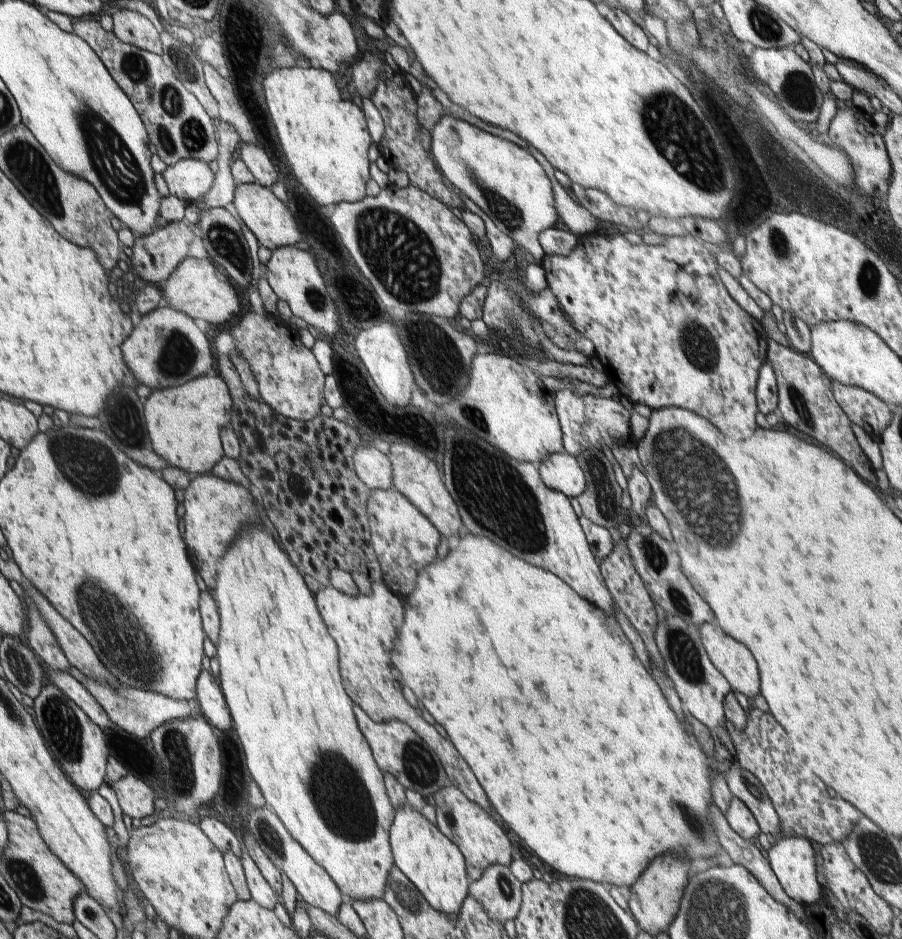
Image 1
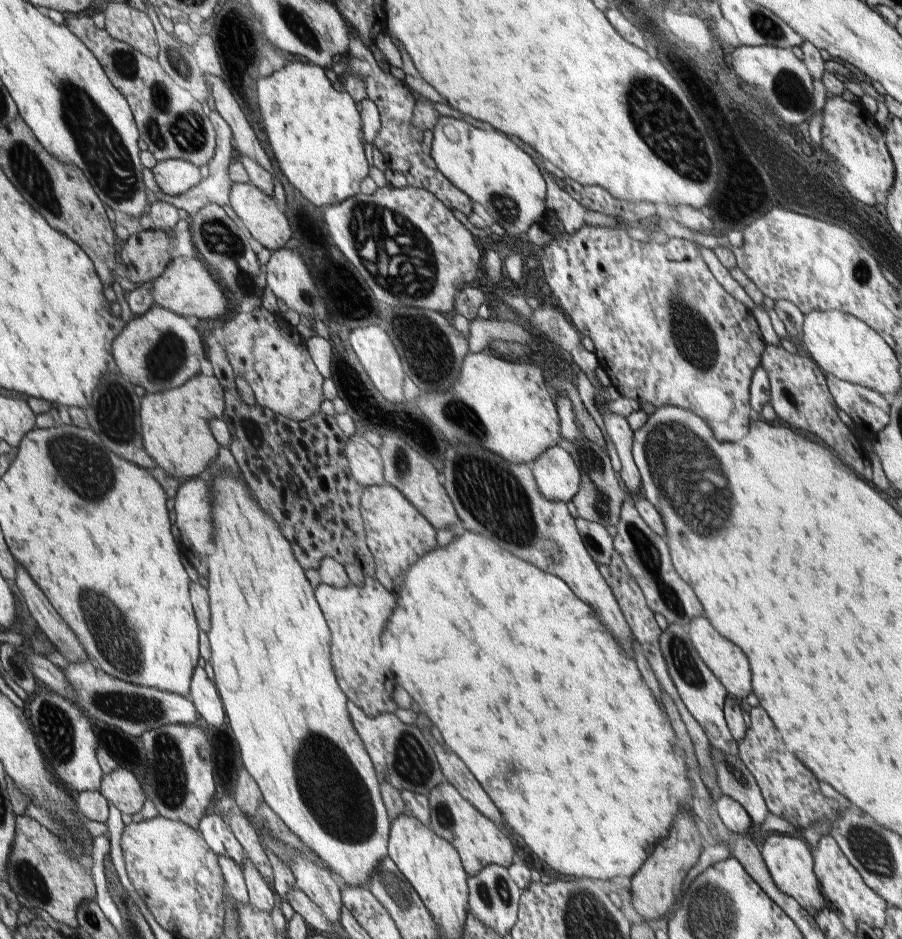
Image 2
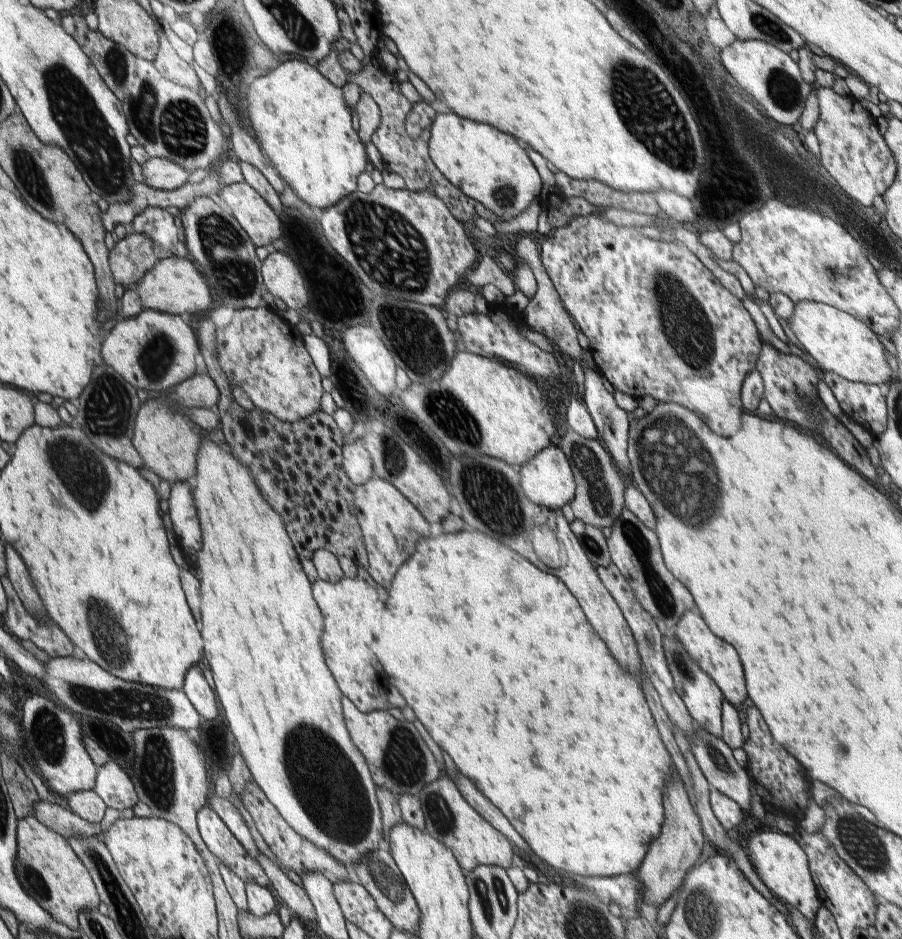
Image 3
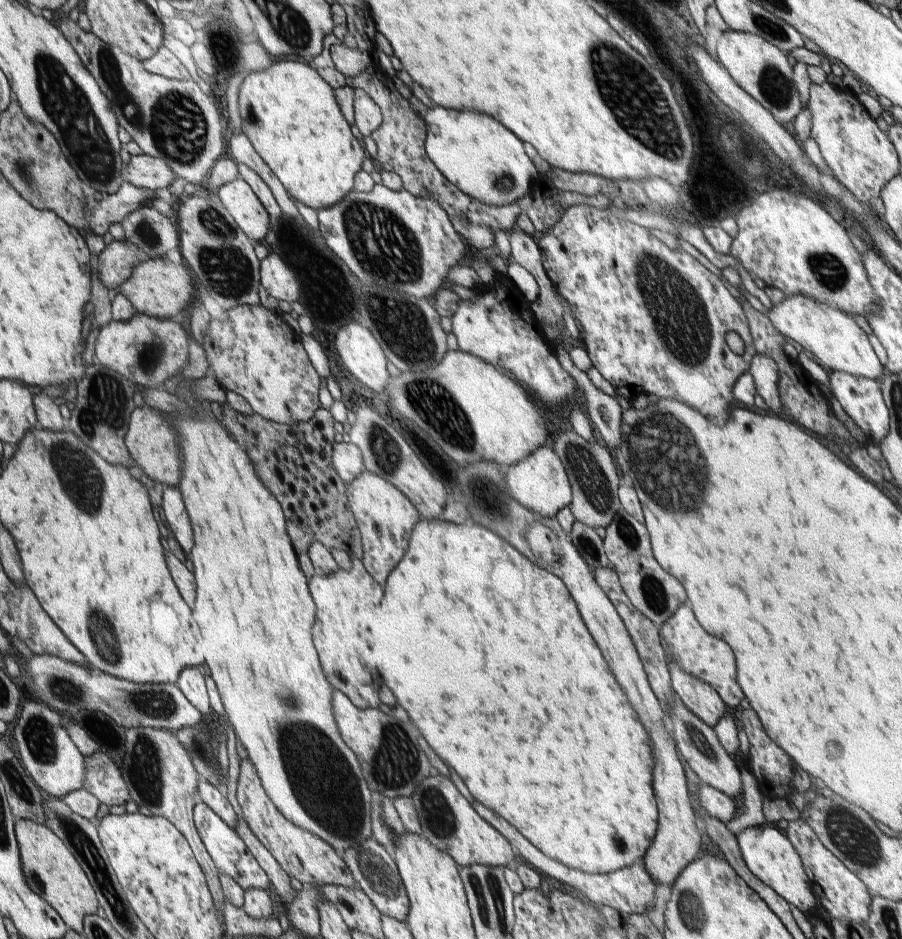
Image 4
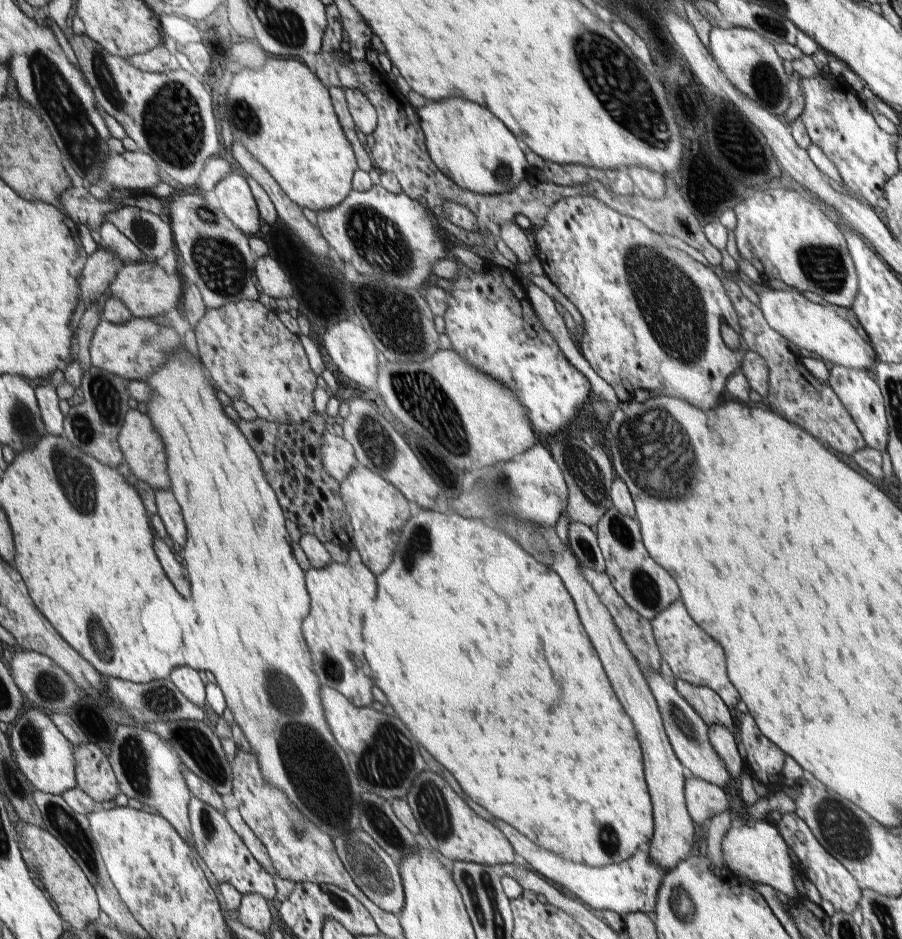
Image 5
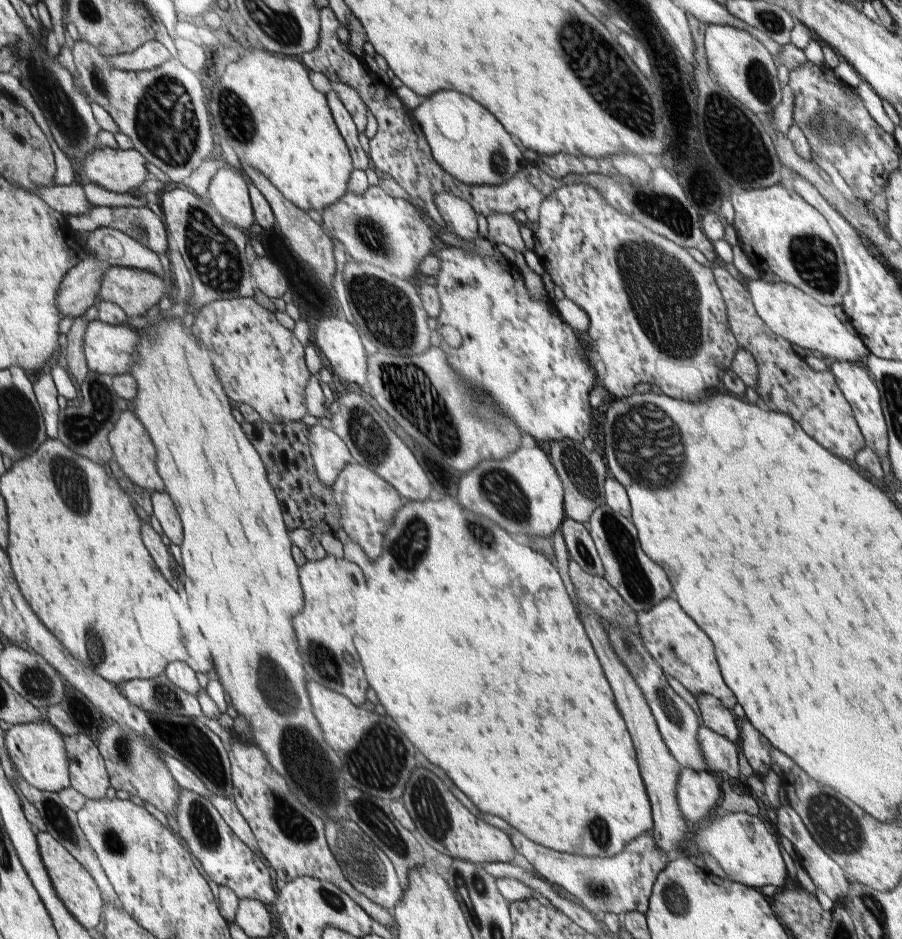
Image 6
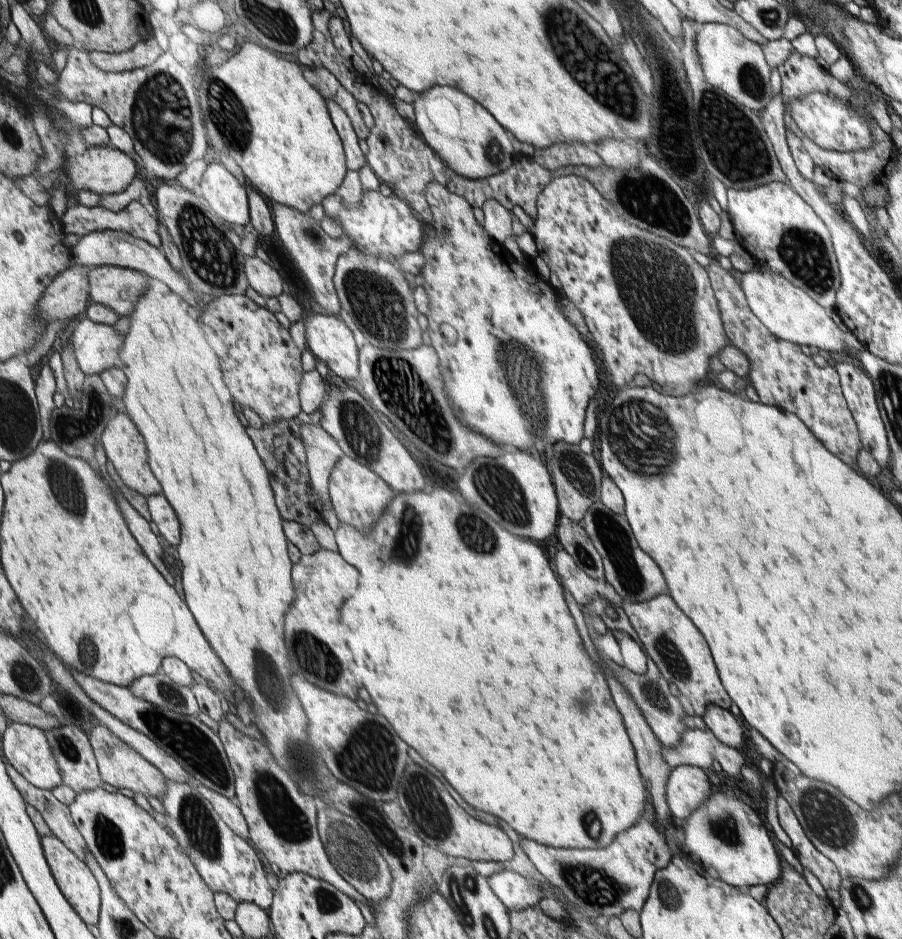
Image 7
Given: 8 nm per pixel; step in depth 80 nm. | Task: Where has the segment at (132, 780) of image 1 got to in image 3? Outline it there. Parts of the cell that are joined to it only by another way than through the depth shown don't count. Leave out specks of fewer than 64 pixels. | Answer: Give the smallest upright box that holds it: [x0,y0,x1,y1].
[92,761,138,811]

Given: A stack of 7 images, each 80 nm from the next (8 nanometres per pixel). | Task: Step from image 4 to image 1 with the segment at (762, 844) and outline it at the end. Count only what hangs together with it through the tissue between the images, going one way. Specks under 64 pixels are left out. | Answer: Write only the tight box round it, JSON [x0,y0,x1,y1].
[768,835,822,909]

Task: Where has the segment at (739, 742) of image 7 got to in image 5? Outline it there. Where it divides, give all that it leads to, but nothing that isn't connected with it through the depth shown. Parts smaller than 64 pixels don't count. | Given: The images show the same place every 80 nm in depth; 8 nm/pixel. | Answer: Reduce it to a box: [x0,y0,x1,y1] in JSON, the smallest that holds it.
[674,679,734,732]

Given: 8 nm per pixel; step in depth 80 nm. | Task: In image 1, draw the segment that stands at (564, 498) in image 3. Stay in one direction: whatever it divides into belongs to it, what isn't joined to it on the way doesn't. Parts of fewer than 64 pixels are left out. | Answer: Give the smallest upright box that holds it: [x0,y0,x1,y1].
[538,452,587,498]

